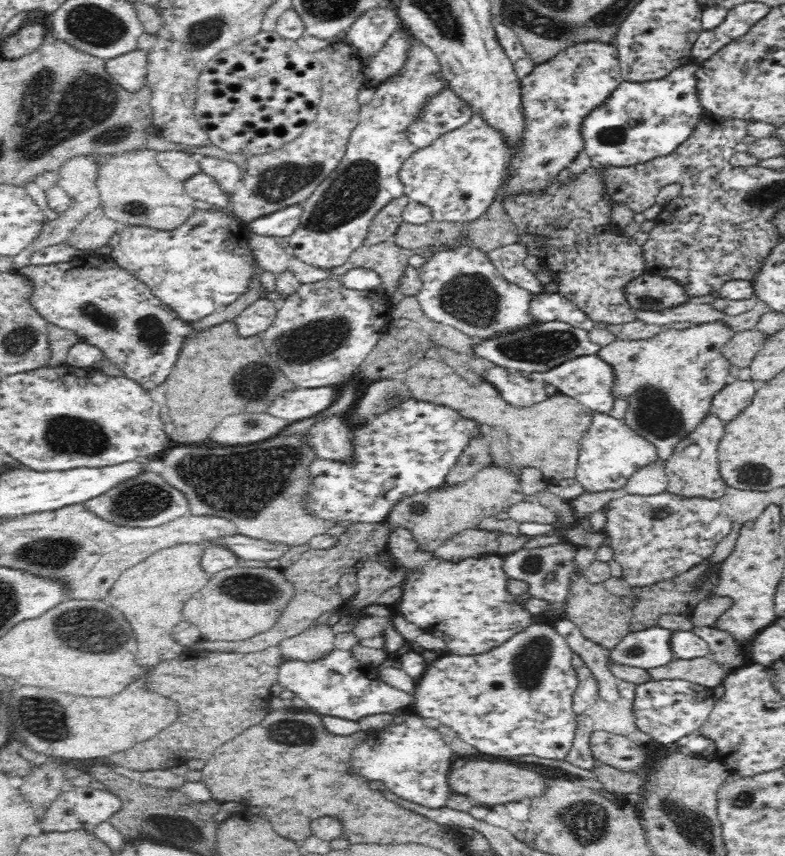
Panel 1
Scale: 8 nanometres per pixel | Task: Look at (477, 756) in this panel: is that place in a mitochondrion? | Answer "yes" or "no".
no

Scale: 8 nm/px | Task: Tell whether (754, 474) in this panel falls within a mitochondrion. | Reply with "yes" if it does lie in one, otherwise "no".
yes

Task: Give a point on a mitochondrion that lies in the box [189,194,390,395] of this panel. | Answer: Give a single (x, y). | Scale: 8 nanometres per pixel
(312, 341)

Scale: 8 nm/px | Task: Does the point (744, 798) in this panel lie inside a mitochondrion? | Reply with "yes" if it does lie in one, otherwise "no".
yes

